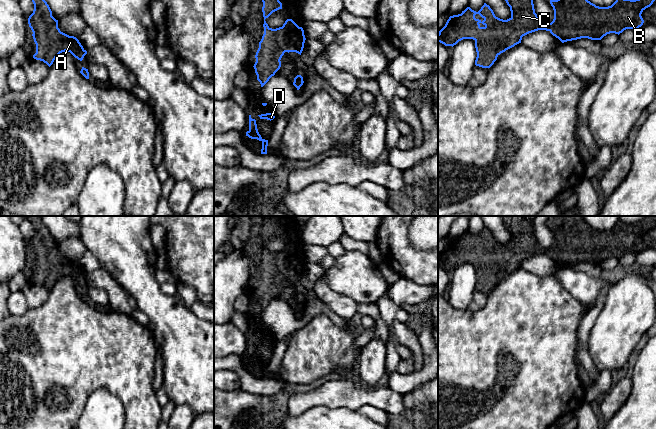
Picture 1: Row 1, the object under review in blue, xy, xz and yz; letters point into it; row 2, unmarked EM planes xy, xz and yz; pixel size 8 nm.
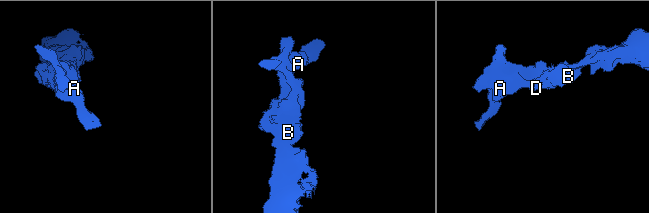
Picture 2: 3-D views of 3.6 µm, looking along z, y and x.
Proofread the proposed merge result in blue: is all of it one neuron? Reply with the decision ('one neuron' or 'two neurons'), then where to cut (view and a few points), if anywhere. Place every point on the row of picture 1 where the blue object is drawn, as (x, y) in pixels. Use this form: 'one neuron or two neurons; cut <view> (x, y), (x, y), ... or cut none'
one neuron; cut none

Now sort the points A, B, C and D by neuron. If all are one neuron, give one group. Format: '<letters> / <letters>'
A B C D

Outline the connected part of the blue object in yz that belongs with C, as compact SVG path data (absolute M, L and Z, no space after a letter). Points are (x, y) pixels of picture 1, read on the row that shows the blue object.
M533 0L505 1L511 11L509 19L503 20L496 17L486 3L478 12L467 7L461 14L449 17L438 33L438 42L453 47L463 39L473 39L477 52L475 65L490 68L501 53L521 43L523 36L538 30L549 31L562 43L581 38L601 40L610 33L619 35L626 29L636 30L644 23L642 12L655 0L616 0L608 7L596 6L588 0L550 0L554 10L554 19L549 24L544 24L538 19Z

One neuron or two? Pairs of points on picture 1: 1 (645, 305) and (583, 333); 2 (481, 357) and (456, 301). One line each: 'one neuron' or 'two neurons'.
1: two neurons
2: two neurons

